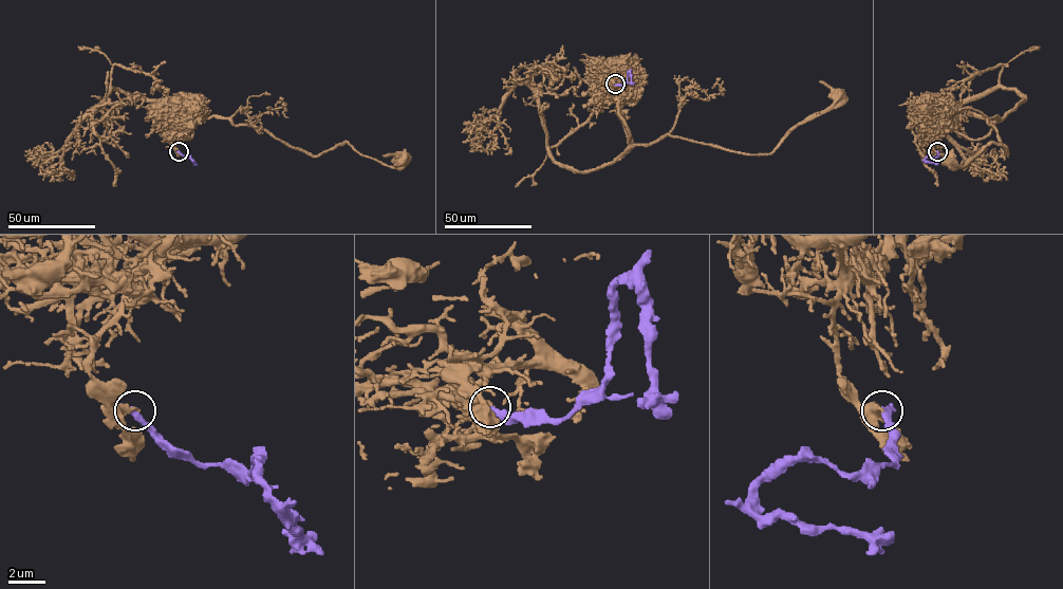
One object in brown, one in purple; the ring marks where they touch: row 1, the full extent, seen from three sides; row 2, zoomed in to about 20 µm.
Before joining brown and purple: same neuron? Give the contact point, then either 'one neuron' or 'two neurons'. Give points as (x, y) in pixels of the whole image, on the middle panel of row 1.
at (615, 84); two neurons

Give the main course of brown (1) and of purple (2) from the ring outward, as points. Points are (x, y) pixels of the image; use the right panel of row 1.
1: (937, 151), (933, 140), (953, 113), (996, 116), (988, 124), (1007, 155), (990, 143), (959, 167), (948, 159)
2: (937, 151), (938, 157), (927, 157), (925, 160), (938, 164)

